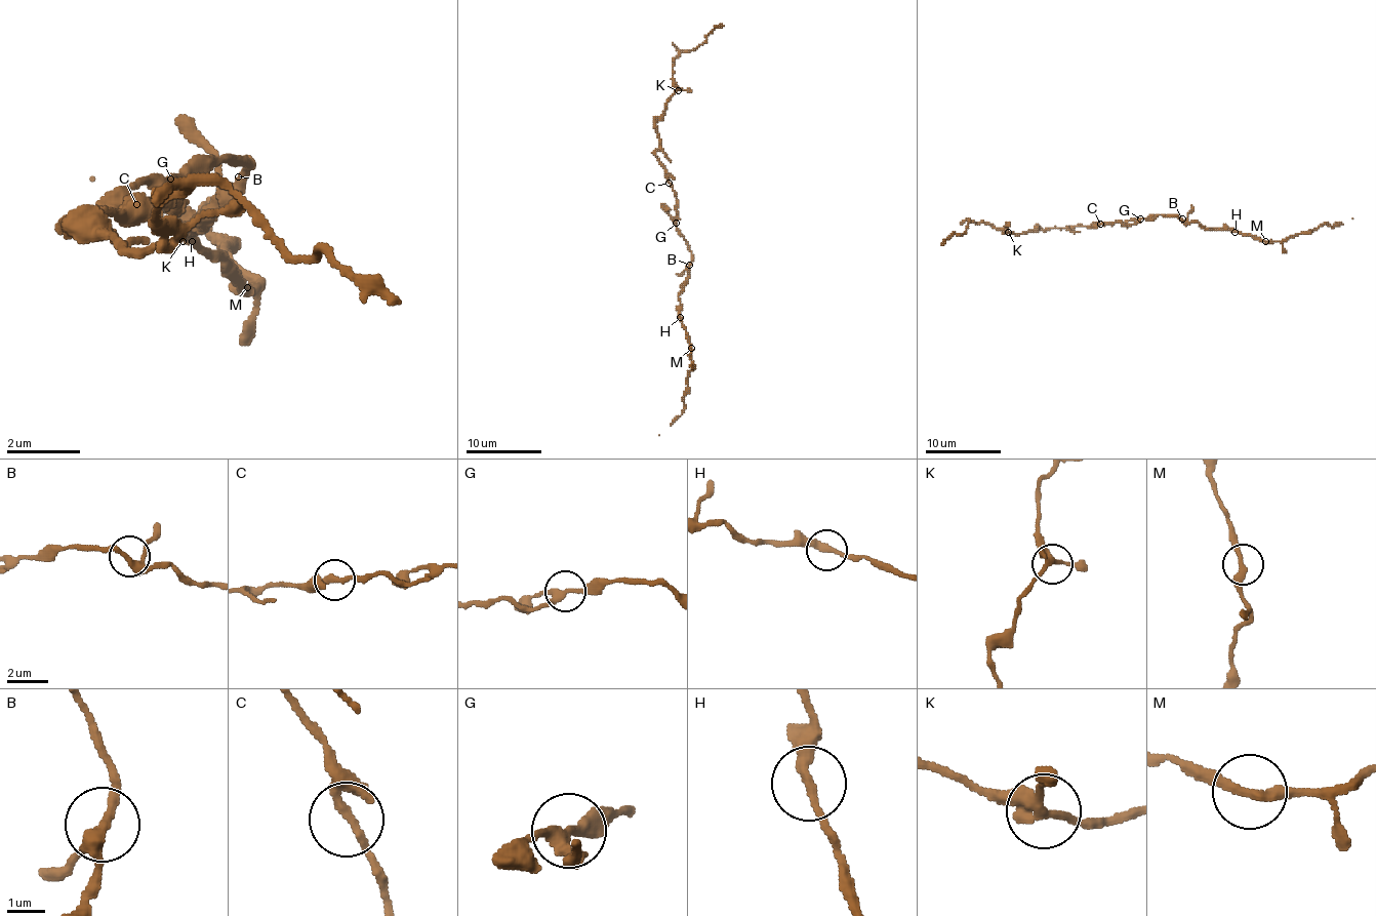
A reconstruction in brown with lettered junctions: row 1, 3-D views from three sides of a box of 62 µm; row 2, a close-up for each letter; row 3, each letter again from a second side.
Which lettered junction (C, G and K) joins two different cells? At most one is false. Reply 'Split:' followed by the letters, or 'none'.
Split: G

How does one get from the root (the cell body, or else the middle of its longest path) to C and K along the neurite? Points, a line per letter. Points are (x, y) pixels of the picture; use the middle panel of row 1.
C: (676, 221), (676, 192), (669, 183)
K: (676, 221), (676, 192), (664, 166), (655, 155), (659, 147), (655, 120), (662, 113), (664, 104), (678, 90)

